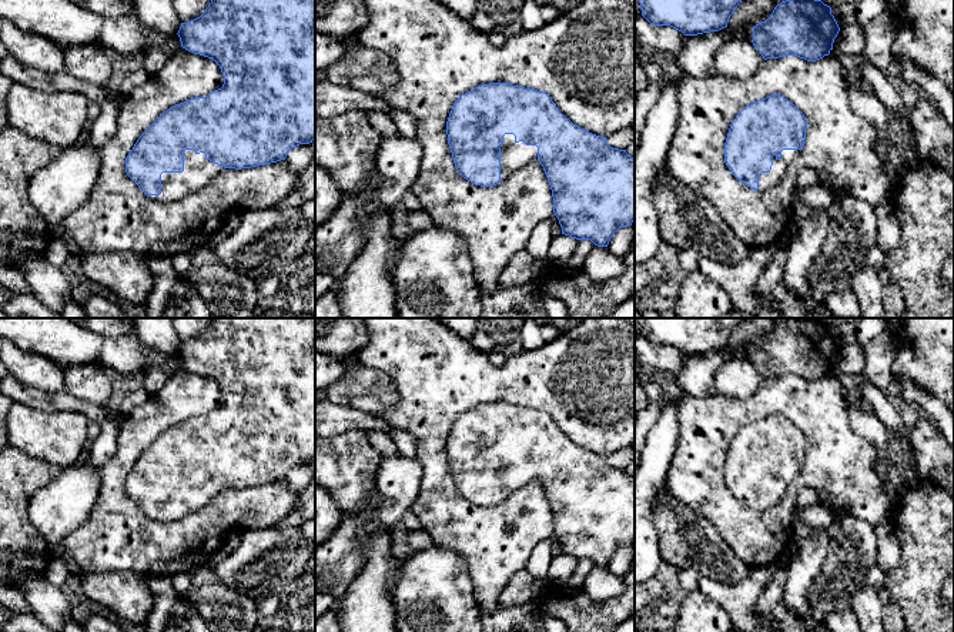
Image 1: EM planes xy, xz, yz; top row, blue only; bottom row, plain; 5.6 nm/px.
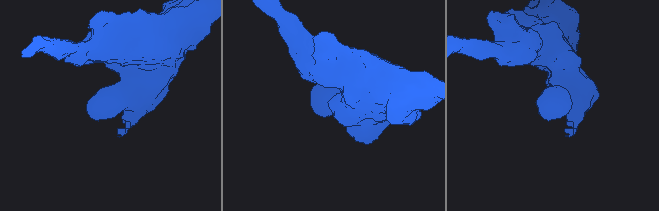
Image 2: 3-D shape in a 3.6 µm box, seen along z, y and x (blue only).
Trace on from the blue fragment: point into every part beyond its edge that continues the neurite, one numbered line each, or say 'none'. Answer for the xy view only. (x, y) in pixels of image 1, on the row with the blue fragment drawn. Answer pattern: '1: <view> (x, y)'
1: xy (198, 171)

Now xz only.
1: xz (514, 156)

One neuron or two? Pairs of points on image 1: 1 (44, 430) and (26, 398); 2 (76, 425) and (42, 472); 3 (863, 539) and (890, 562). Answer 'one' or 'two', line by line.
1: two
2: two
3: two

